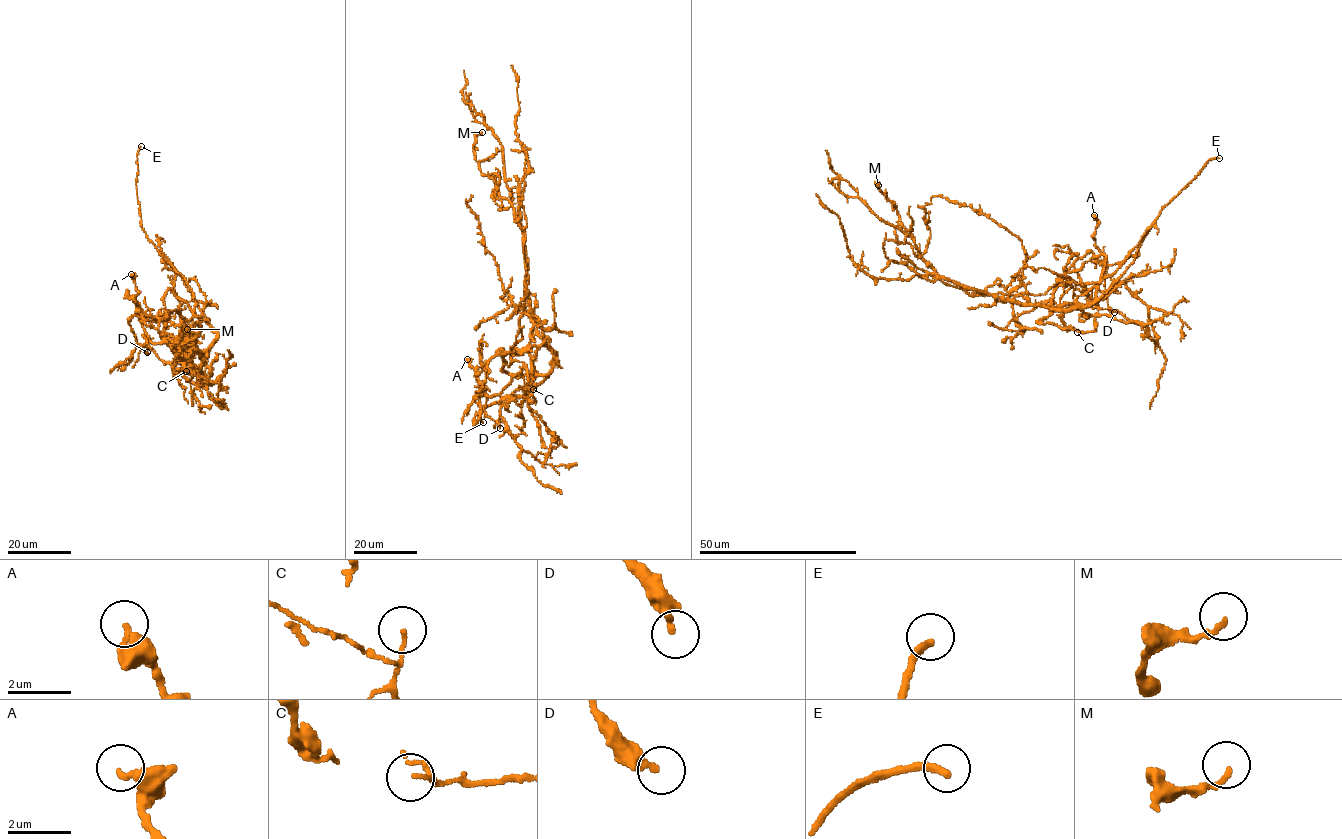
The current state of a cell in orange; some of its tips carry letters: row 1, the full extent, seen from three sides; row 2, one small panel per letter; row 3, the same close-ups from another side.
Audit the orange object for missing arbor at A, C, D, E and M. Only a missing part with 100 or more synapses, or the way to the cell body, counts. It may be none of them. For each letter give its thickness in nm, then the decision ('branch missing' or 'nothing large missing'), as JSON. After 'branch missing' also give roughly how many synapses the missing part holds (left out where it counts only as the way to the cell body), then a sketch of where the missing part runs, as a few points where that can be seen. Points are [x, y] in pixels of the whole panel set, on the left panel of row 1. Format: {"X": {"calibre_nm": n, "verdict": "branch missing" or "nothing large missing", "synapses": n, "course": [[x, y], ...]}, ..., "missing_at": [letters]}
{"A": {"calibre_nm": 200, "verdict": "nothing large missing"}, "C": {"calibre_nm": 120, "verdict": "nothing large missing"}, "D": {"calibre_nm": 280, "verdict": "nothing large missing"}, "E": {"calibre_nm": 240, "verdict": "branch missing", "course": [[141, 146], [158, 146], [164, 136]]}, "M": {"calibre_nm": 140, "verdict": "nothing large missing"}, "missing_at": ["E"]}

